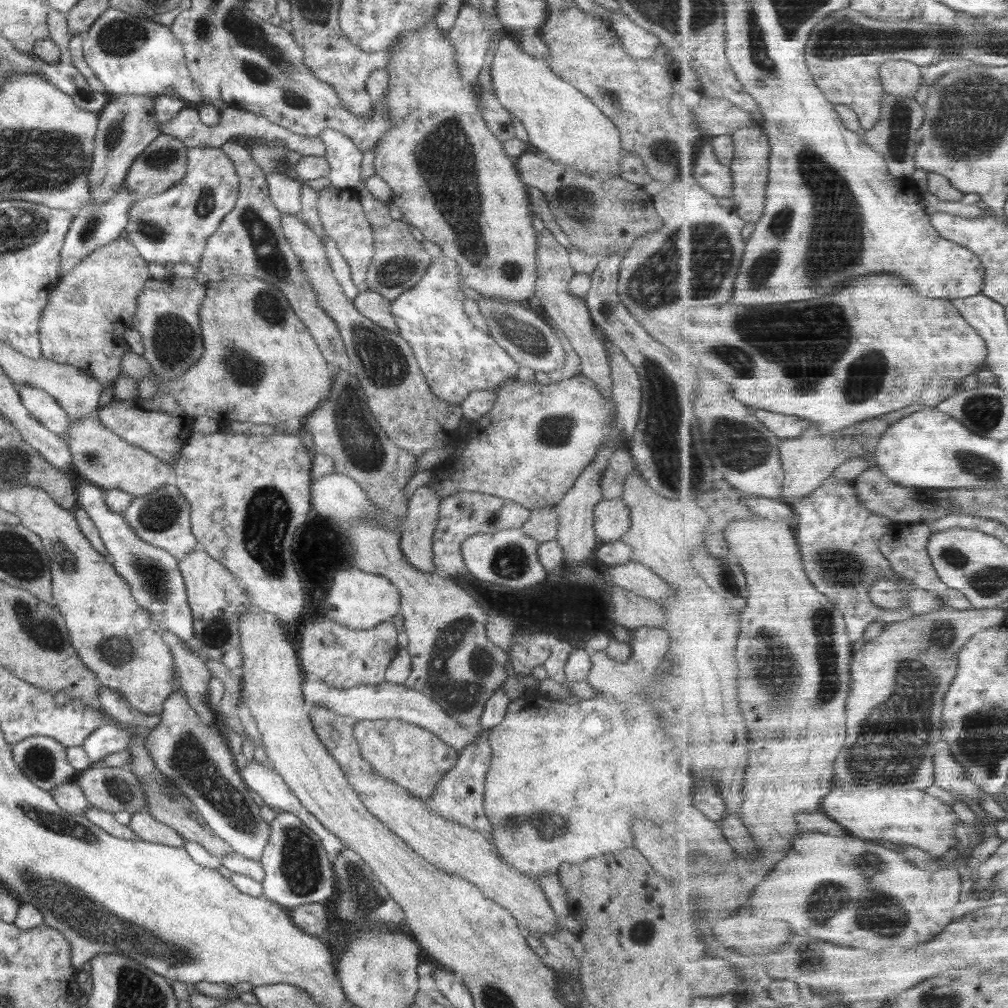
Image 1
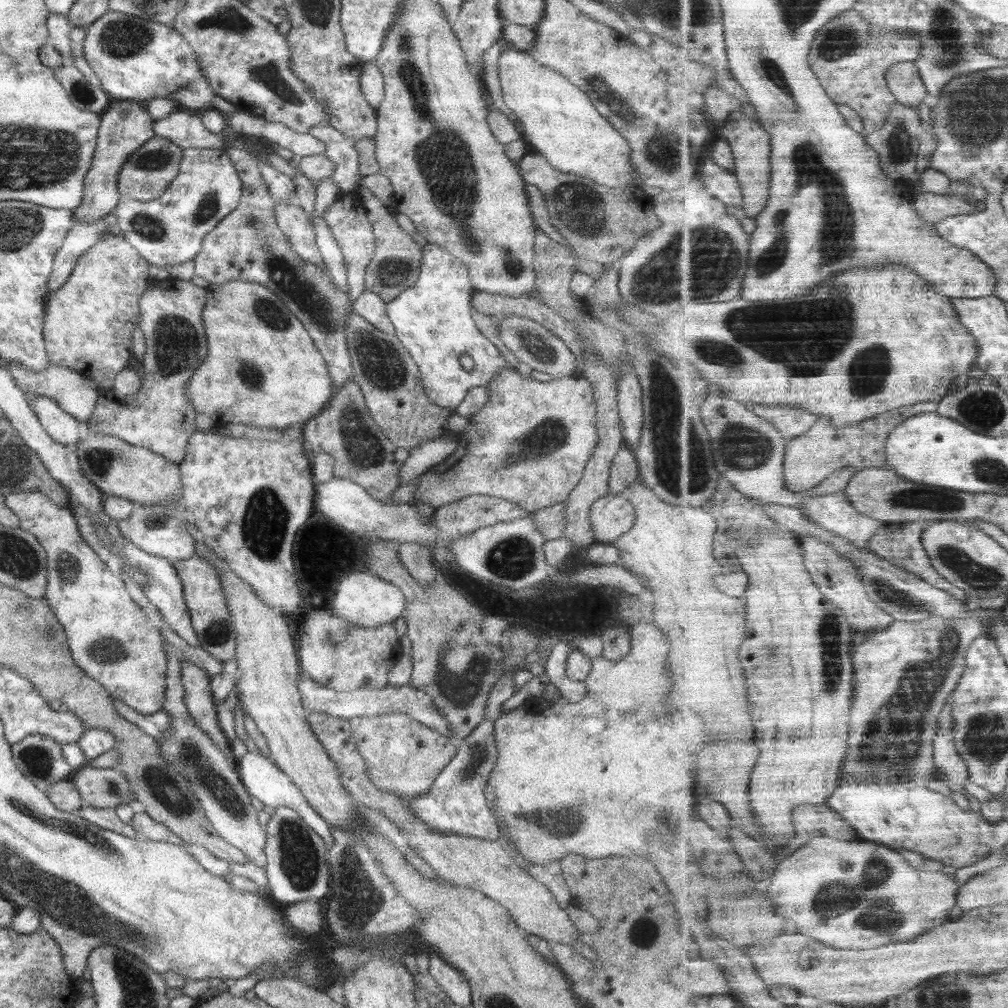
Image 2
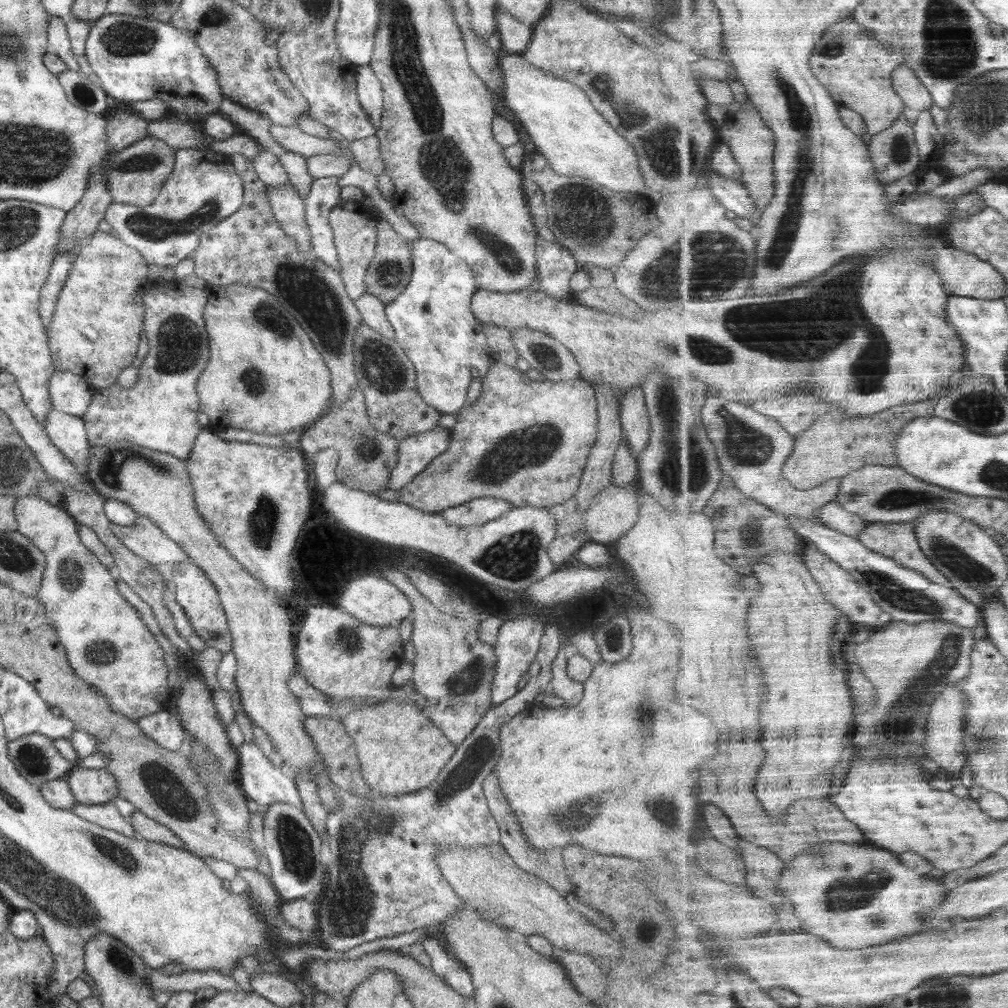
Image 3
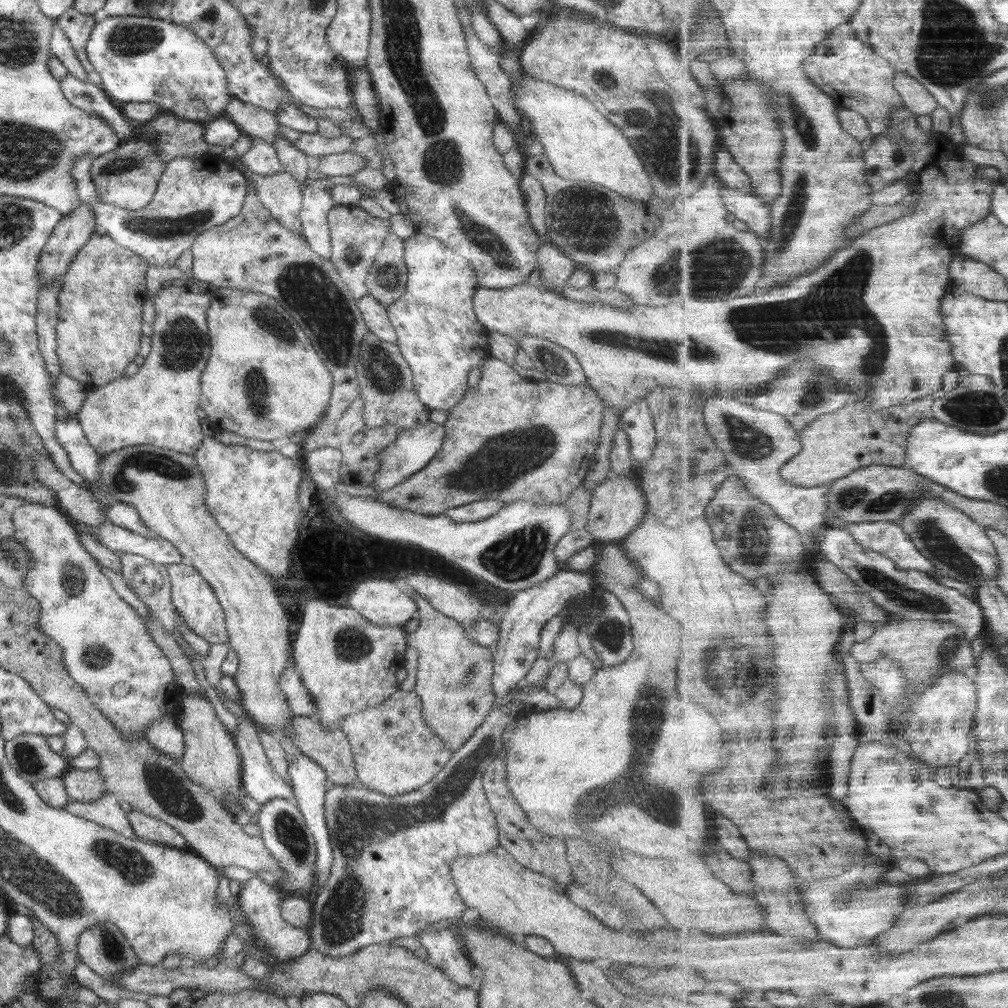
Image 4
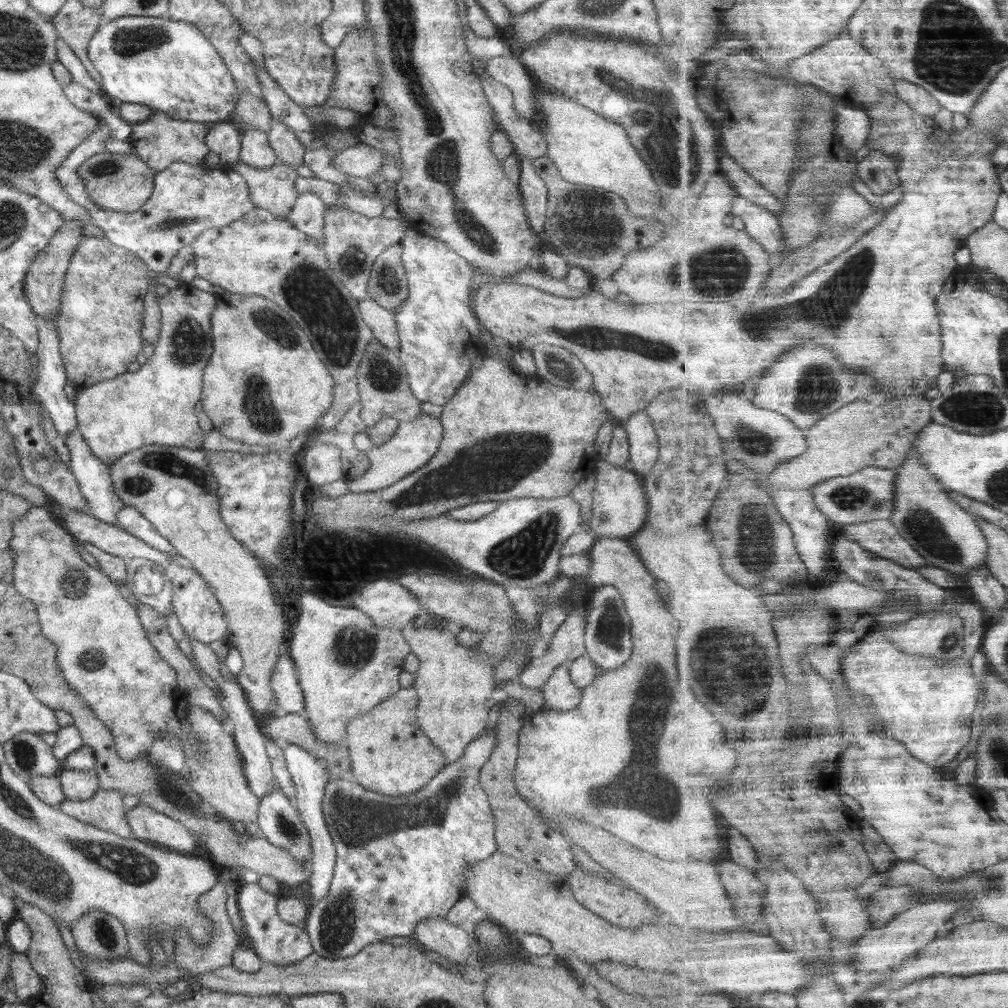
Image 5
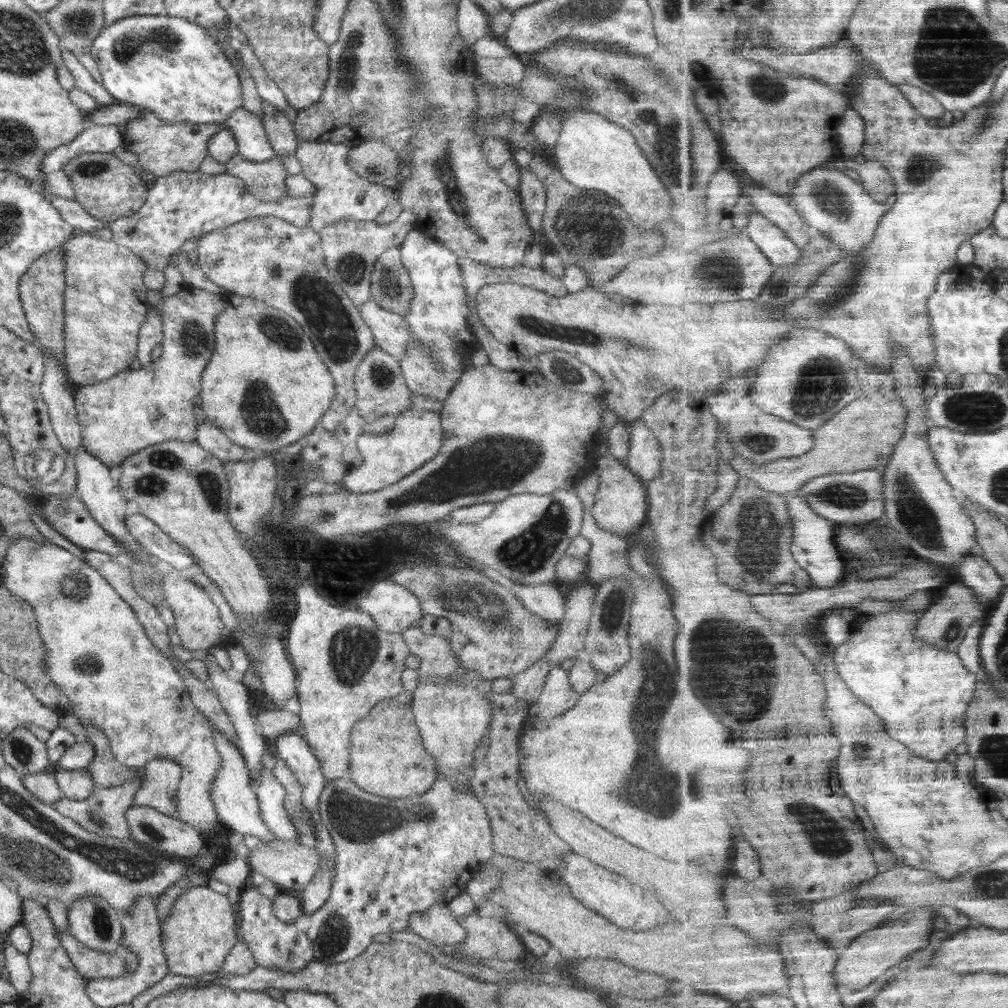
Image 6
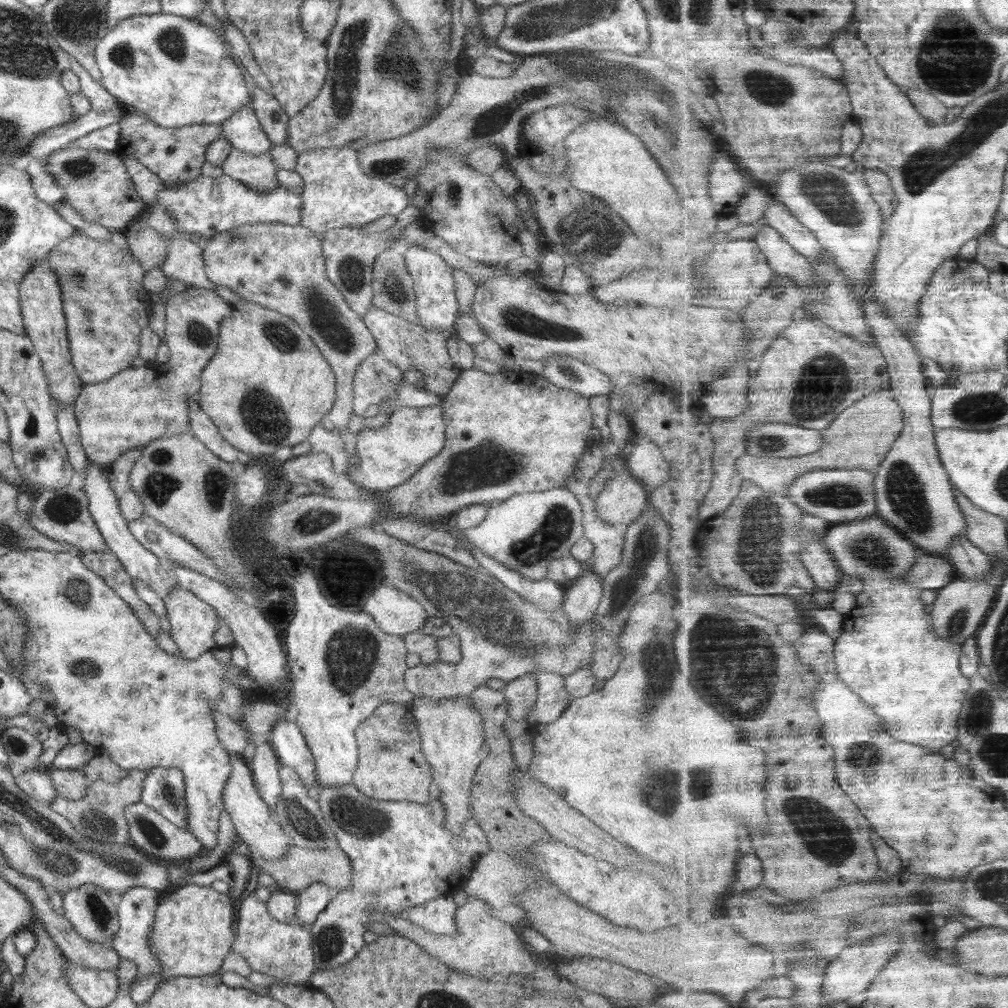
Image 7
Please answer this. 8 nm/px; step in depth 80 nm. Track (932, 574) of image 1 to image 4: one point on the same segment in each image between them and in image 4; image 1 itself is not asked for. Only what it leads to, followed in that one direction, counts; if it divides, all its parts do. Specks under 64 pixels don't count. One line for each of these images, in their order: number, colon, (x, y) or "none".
2: (901, 542)
3: (897, 540)
4: (888, 537)

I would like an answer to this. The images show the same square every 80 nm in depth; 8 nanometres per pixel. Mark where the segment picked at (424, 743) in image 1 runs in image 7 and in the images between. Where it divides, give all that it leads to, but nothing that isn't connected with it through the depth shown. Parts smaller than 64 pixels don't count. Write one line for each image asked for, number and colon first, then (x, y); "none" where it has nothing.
2: (403, 756)
3: (400, 750)
4: (395, 752)
5: (390, 754)
6: (388, 758)
7: (391, 766)

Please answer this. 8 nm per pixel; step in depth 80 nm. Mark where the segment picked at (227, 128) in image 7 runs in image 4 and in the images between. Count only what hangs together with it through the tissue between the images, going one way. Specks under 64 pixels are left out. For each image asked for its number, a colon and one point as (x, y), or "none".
4: (261, 158)
5: (255, 151)
6: (252, 143)

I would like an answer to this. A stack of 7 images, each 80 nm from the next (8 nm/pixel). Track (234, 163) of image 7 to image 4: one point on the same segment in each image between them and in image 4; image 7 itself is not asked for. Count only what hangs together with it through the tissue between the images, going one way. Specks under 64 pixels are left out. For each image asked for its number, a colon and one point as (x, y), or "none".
4: (280, 193)
5: (273, 189)
6: (265, 180)

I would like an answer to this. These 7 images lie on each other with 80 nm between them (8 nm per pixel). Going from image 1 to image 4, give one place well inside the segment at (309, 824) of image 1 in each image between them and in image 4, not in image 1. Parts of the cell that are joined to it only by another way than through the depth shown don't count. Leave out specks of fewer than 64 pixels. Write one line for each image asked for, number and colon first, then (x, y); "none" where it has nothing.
2: (262, 778)
3: (261, 781)
4: (259, 779)

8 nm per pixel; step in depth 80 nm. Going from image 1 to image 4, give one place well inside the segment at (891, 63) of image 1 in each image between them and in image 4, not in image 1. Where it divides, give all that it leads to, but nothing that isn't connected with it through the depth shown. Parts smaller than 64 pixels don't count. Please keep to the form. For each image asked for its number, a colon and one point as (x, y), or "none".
2: (905, 79)
3: (914, 92)
4: (917, 97)

